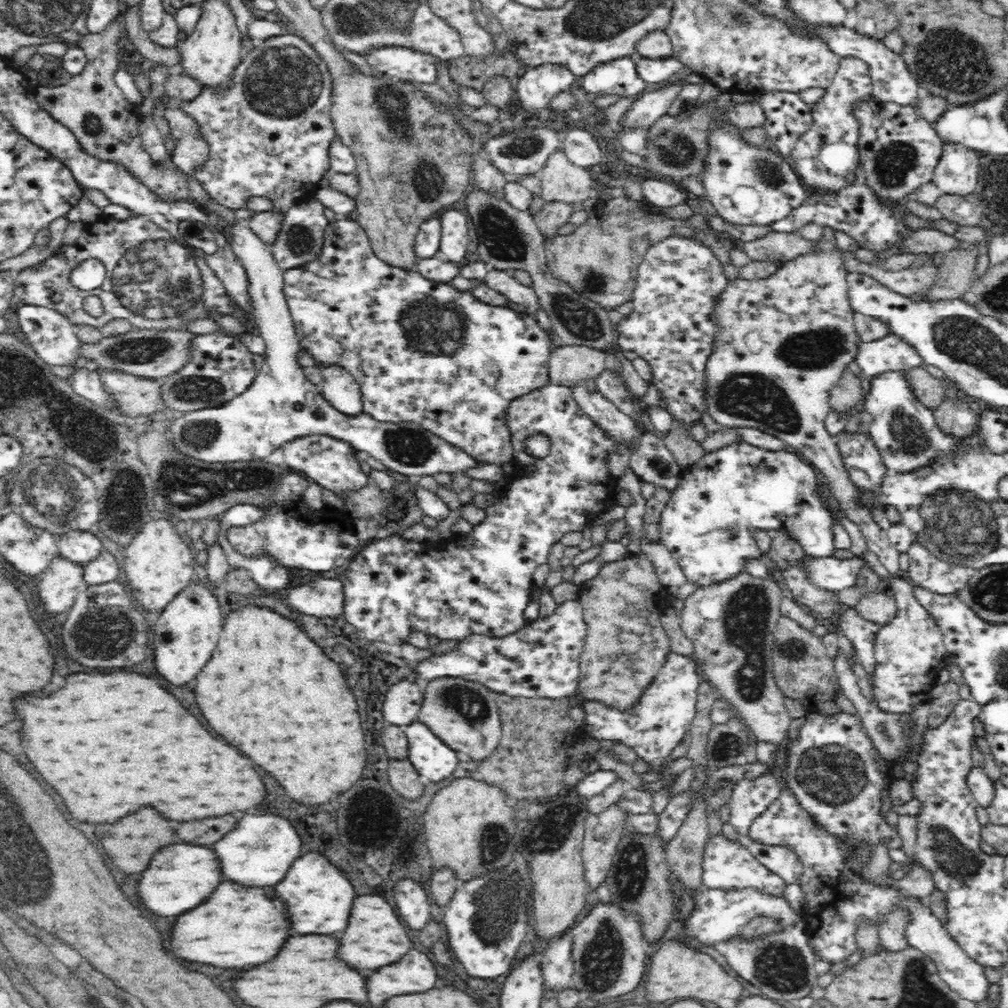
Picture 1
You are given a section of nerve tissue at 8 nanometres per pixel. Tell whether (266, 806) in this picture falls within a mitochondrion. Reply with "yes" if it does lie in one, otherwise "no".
no

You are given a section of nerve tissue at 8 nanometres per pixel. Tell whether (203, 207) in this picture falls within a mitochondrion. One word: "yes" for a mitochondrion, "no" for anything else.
no

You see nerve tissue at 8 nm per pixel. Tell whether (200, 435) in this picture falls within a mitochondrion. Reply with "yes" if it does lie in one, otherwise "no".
yes

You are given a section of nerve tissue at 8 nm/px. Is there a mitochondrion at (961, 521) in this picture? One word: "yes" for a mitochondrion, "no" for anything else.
yes

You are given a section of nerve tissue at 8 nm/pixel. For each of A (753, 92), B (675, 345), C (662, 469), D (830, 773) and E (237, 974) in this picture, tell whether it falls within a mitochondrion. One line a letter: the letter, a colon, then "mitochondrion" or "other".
A: other
B: other
C: other
D: mitochondrion
E: other

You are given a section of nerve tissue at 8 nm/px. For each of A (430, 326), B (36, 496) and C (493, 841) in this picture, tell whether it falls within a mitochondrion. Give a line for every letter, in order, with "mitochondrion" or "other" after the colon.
A: mitochondrion
B: mitochondrion
C: mitochondrion

